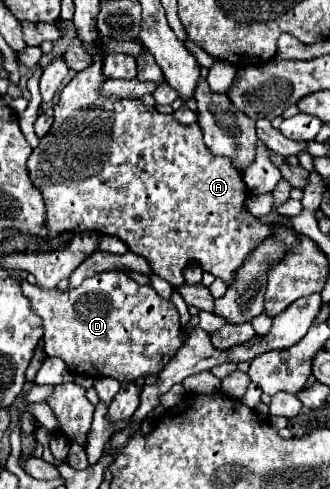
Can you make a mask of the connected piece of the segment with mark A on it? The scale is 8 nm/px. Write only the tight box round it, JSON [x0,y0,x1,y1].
[26,57,270,287]

